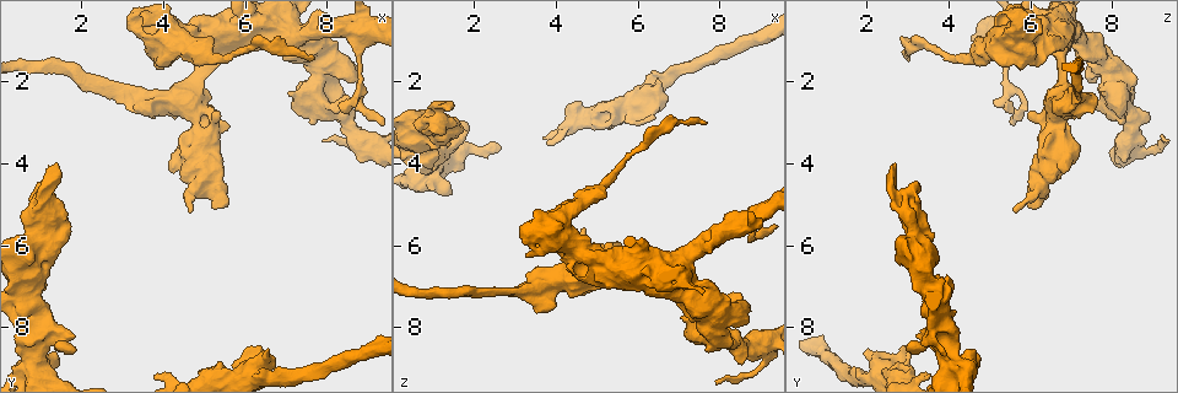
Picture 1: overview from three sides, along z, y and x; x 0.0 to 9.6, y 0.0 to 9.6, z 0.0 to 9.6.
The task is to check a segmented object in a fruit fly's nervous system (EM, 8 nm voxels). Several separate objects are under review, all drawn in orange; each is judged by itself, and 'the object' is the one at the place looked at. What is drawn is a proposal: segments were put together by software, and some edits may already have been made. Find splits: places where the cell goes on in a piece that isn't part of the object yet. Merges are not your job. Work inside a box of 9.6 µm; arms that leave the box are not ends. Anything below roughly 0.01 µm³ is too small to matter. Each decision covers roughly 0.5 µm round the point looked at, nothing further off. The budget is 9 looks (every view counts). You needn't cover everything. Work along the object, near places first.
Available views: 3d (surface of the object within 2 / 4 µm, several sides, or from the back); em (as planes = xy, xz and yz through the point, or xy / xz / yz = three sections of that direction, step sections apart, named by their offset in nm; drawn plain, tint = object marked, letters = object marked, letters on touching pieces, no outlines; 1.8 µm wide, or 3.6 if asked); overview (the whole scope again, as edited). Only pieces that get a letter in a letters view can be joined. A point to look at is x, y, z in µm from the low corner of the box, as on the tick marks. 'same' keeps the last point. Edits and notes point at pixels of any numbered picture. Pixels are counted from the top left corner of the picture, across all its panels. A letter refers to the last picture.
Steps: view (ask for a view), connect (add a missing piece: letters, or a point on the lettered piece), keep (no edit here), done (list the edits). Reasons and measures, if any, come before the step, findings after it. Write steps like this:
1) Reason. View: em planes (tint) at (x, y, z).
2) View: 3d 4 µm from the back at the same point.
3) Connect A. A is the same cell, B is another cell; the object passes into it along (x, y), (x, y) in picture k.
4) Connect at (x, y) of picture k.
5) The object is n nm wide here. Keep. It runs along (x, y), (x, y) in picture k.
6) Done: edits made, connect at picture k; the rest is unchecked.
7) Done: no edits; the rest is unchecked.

Abrupt turn. View: em 3.6 µm yz step 4 (letters) at (7.85, 2.45, 7.90).

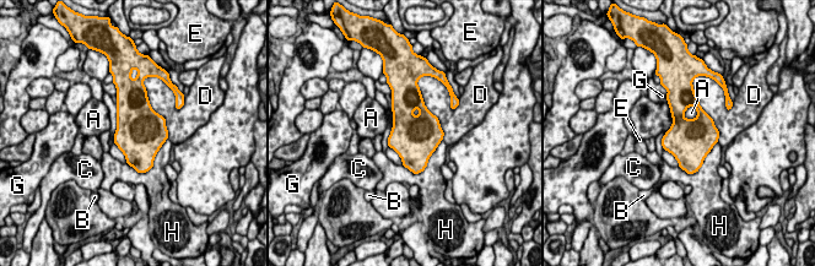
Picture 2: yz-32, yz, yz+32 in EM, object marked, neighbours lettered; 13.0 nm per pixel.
Cut it another way. View: em 3.6 µm planes (letters) at the same point.

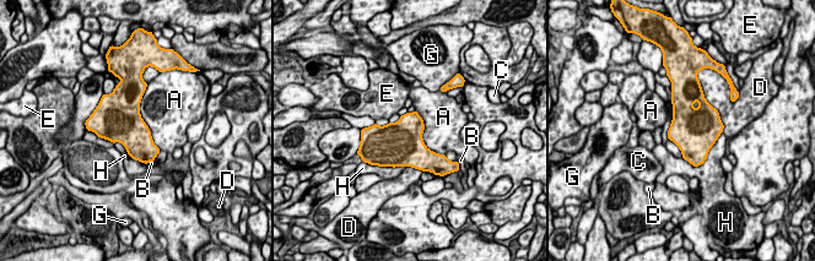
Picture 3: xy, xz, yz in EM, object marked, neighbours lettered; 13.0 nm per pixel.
The object is 480 nm wide here. Keep. A, B, C, D, E, G and H are other cells; a border runs along (145, 88), (139, 114), (160, 150) in picture 3; no lettered piece goes on from it.

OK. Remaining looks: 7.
Free end. View: 3d 2 µm at (8.60, 2.80, 5.55).

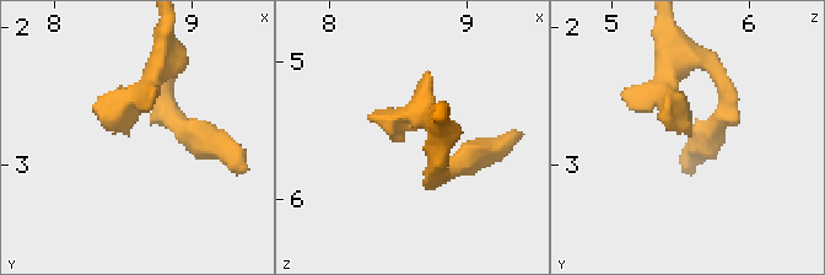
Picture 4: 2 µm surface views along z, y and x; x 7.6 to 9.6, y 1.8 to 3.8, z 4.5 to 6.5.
View: em planes (tint) at (8.52, 2.76, 5.58).

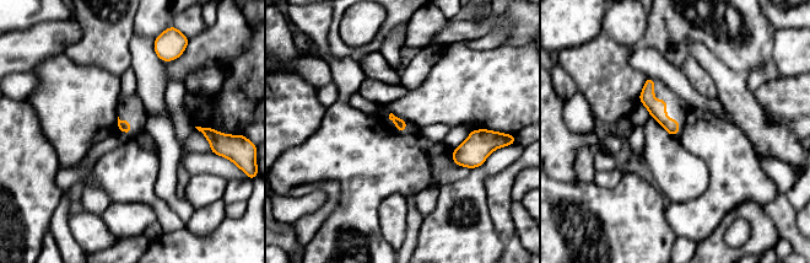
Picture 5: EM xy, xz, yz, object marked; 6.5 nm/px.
View: em planes (letters) at the same point.

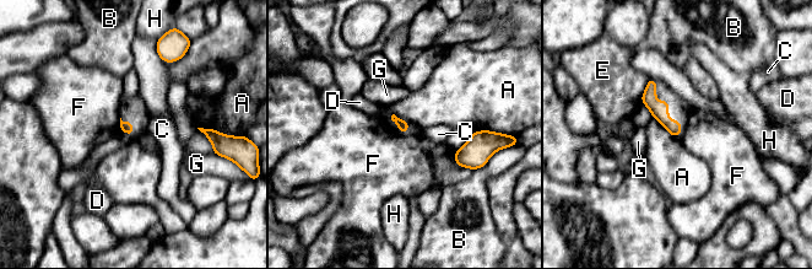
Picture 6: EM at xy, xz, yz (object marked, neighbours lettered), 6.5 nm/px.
Keep. A, B, C, D, E, F, G and H are other cells; a border runs along (454, 151), (454, 161), (471, 171) in picture 6; none of them fits.

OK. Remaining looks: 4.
Thick end. View: 3d 2 µm at (1.45, 8.75, 4.75).

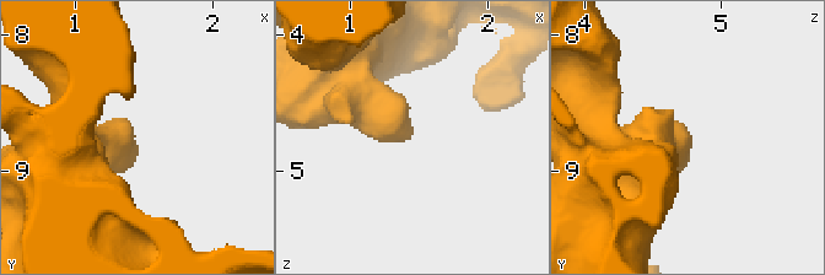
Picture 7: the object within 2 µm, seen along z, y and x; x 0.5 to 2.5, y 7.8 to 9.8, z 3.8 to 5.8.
Shape alone is not enough. View: em 3.6 µm planes (letters) at (1.40, 8.82, 4.78).

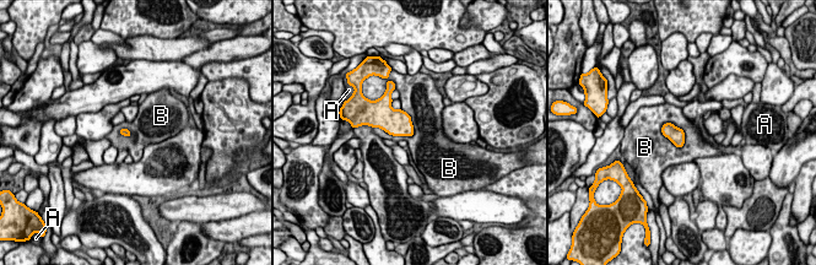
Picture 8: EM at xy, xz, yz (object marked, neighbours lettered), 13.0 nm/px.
The longest contact is with B, 400 nm. Keep. A and B are other cells; none of them fits.

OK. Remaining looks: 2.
Long arm stops here. View: em planes (letters) at (1.30, 4.05, 2.70).

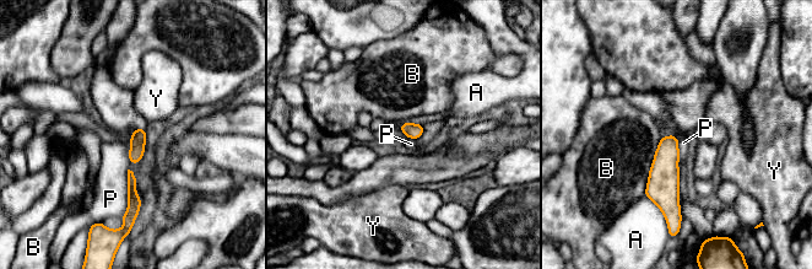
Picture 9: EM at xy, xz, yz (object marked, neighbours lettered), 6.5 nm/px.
Keep. A, B, P and Y are other cells; a border runs along (128, 168), (128, 209), (120, 218) in picture 9; none of them fits.

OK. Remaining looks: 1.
Done: no edits; the rest is unchecked.

